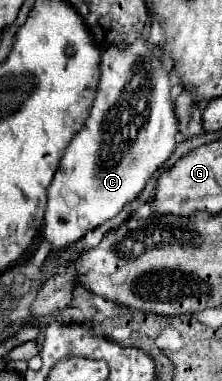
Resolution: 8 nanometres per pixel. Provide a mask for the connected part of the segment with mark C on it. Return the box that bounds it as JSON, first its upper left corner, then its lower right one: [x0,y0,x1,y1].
[41,36,179,256]

